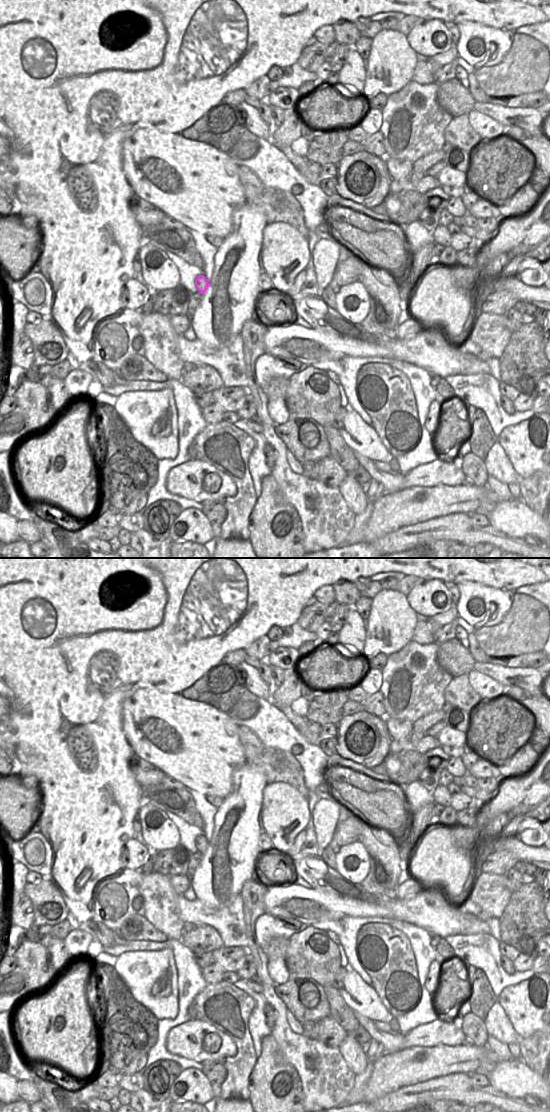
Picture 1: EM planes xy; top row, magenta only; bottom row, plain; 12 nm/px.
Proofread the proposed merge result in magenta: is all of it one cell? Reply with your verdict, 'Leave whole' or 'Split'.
Leave whole.

